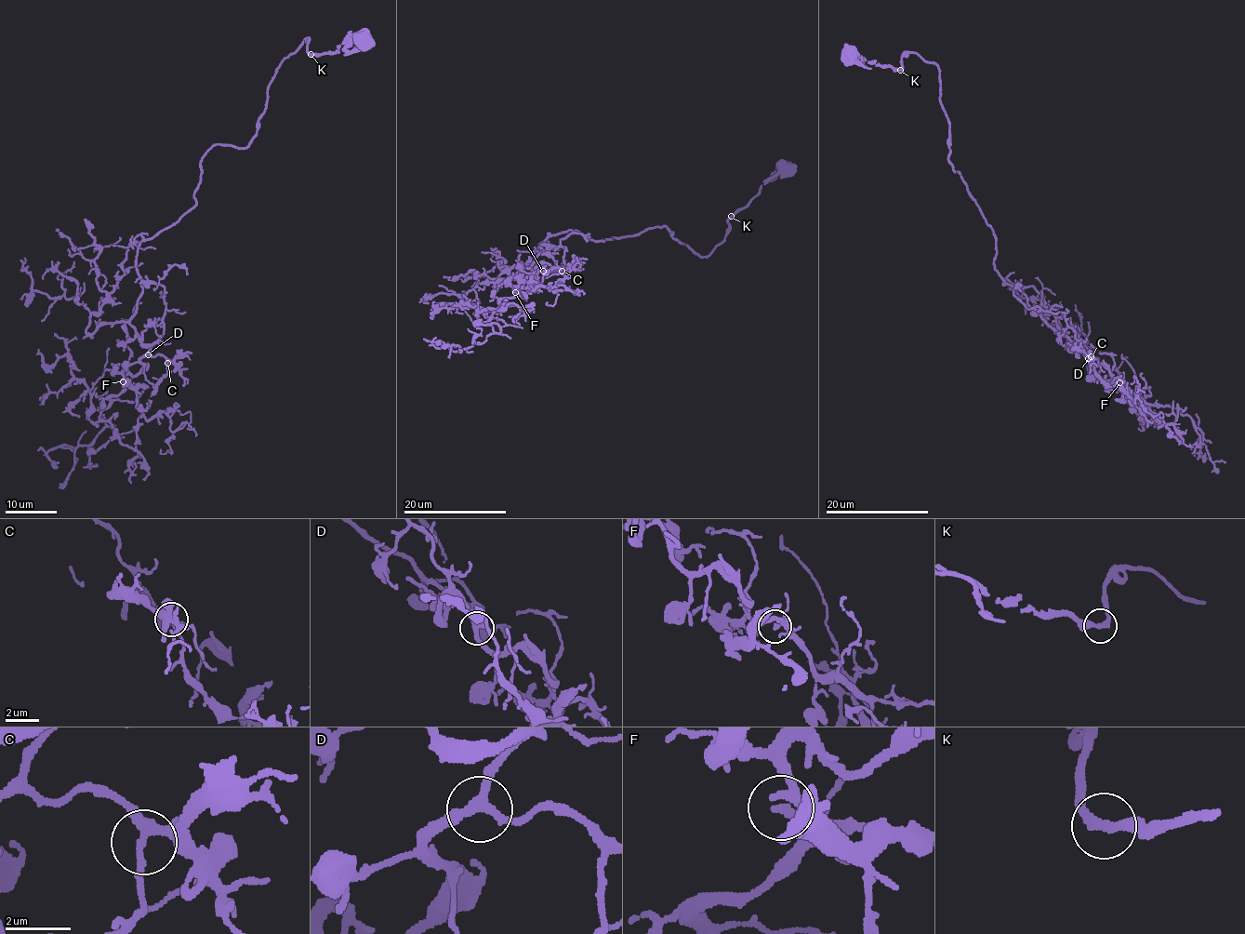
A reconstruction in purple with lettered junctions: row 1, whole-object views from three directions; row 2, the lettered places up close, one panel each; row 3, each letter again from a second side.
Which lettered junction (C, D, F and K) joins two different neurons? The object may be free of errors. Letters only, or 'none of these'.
none of these

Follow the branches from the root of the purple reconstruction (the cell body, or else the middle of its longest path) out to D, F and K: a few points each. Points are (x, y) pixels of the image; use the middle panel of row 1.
D: (781, 168), (705, 257), (662, 225), (602, 242), (568, 230), (537, 246), (528, 268), (547, 263), (543, 271)
F: (781, 168), (707, 256), (662, 225), (602, 242), (568, 230), (537, 246), (528, 268), (549, 269), (515, 292)
K: (781, 168), (772, 180), (761, 185), (745, 206), (736, 210), (731, 217)

